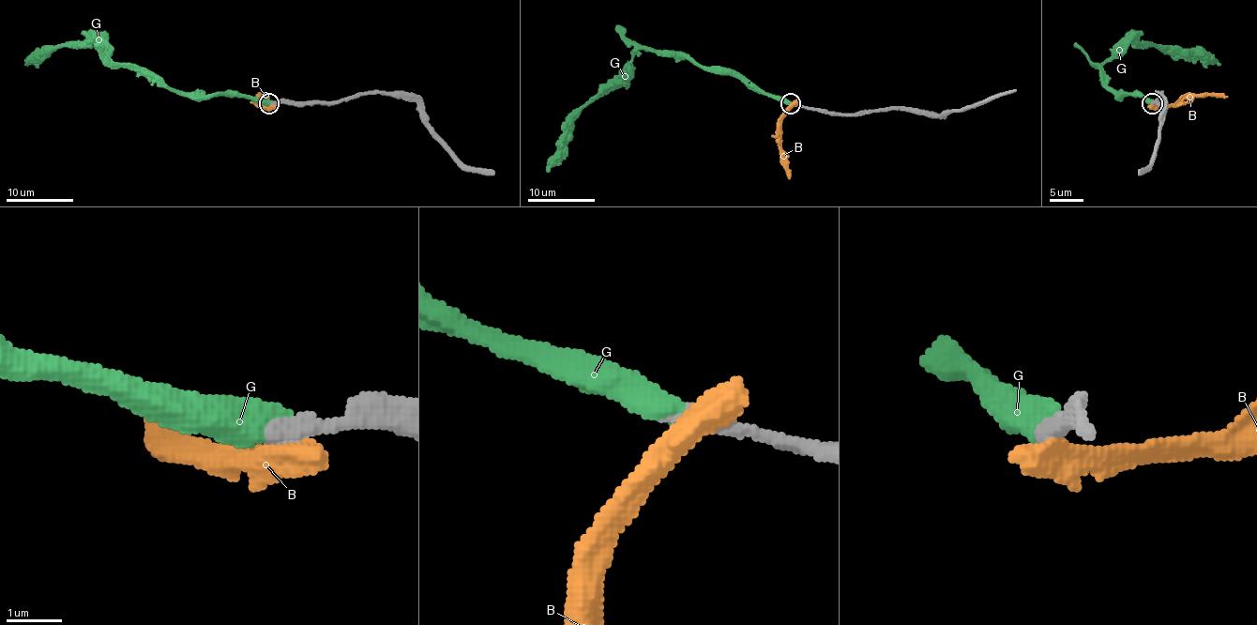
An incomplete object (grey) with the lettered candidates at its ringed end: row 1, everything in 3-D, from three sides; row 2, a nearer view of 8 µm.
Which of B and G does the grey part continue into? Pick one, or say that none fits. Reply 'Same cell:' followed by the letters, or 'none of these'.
Same cell: G

